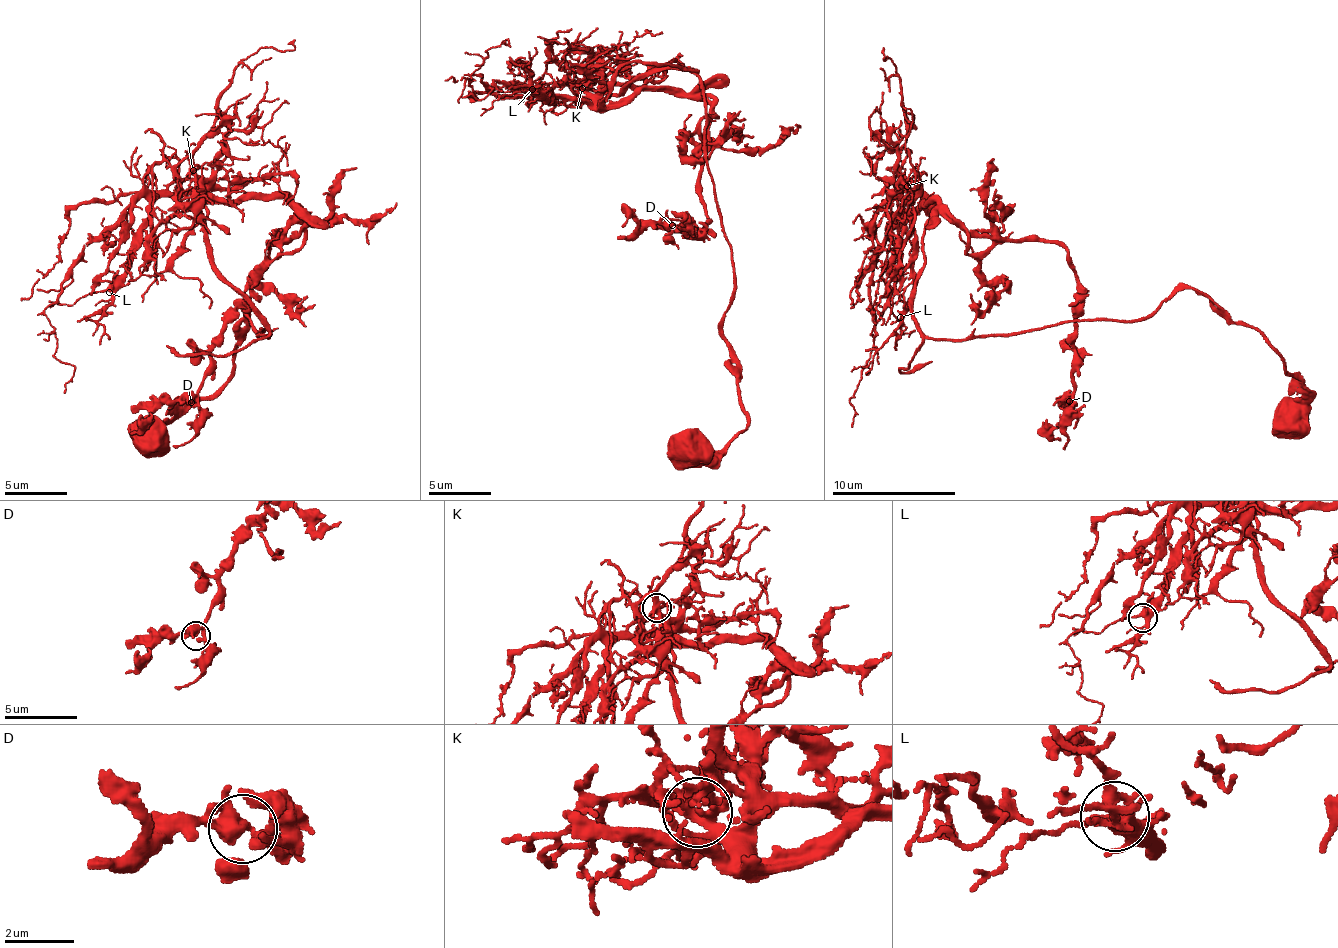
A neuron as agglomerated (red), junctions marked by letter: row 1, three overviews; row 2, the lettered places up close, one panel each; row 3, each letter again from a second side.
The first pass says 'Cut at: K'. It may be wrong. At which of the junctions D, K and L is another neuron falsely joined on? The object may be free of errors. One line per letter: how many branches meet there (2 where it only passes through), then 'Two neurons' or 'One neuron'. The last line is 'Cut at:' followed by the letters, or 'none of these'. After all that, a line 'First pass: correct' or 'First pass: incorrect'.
D: Branches: 5. One neuron
K: Branches: 6. Two neurons
L: Branches: 5. One neuron
Cut at: K
First pass: correct

